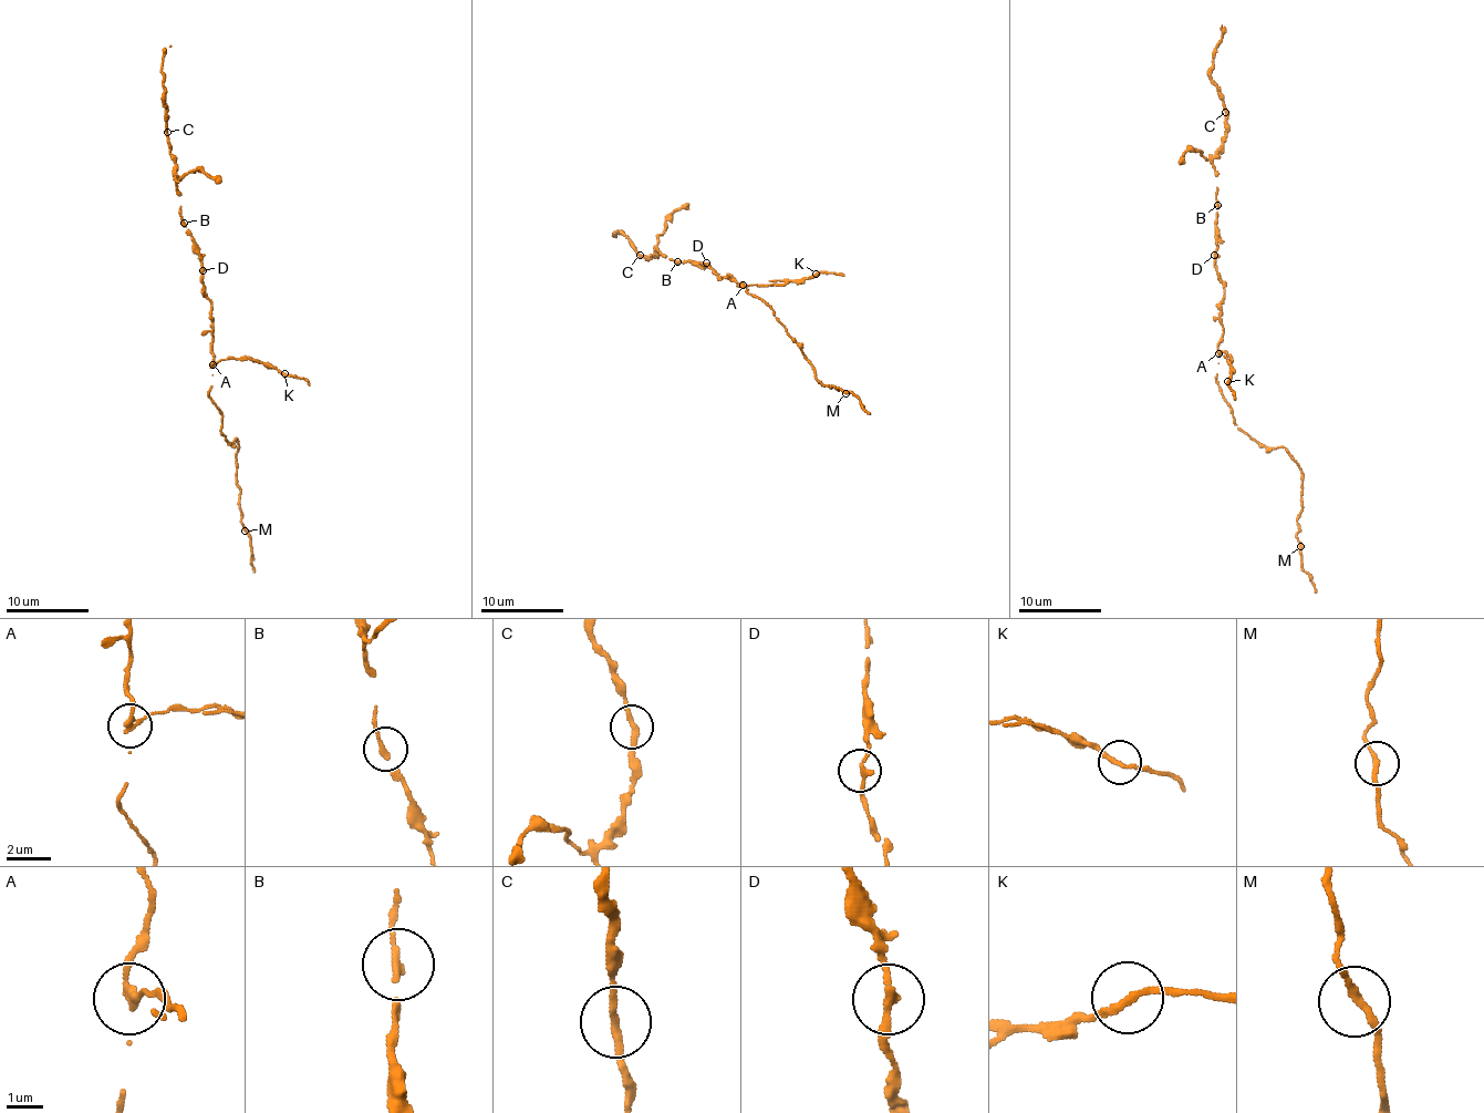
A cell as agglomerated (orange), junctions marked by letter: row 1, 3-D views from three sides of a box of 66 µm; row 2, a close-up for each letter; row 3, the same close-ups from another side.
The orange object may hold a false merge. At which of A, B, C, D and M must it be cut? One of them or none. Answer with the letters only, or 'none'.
A

